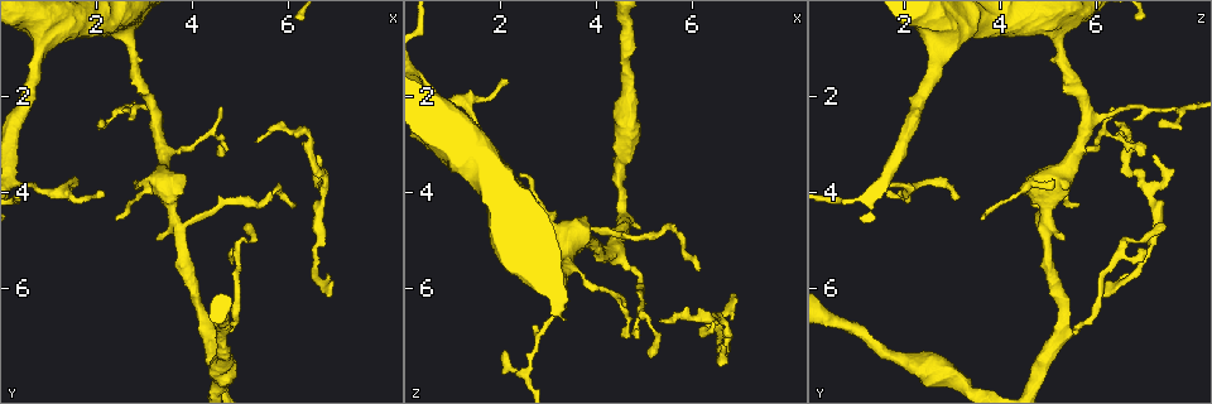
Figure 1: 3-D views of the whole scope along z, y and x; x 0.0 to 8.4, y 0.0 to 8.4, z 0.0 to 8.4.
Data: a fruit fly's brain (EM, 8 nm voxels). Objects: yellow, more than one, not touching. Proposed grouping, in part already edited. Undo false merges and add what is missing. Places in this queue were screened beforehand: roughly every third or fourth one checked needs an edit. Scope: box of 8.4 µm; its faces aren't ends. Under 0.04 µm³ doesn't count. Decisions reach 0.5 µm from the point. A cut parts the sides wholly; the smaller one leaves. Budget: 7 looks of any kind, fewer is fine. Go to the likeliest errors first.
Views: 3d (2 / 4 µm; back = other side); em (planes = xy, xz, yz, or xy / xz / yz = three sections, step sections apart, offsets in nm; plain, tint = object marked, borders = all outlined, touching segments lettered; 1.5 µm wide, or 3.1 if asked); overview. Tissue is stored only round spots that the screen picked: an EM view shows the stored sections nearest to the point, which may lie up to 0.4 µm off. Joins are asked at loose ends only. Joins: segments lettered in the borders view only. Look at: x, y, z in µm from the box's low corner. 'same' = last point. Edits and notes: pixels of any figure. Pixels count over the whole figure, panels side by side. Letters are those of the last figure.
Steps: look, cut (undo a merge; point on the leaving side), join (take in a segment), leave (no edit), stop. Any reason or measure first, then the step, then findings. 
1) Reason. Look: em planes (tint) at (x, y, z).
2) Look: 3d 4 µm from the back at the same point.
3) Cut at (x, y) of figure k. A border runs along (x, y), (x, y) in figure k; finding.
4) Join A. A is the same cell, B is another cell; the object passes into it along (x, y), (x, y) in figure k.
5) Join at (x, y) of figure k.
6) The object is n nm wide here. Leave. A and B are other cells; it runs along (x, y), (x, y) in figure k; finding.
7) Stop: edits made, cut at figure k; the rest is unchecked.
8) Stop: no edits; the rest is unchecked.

Branch stops here. Look: em planes (borders) at (2.05, 2.55, 7.25).

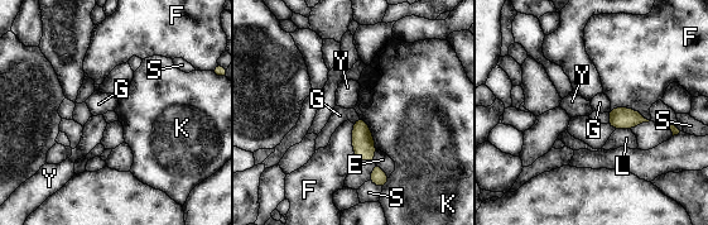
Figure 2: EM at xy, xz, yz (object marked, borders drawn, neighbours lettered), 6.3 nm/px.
Leave. E, F, G, K, L, S and Y are other cells; a border runs along (610, 108), (634, 109), (649, 120) in figure 2; no lettered segment goes on from it.

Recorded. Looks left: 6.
Thin end. Look: 3d 2 µm at (6.20, 4.25, 5.60).

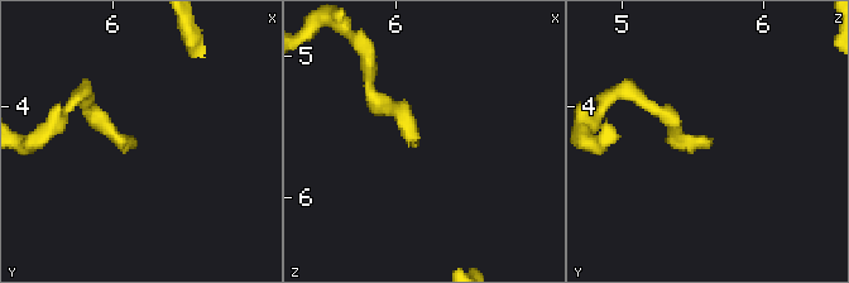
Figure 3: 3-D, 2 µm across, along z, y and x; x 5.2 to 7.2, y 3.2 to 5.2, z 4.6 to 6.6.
Look: em planes (borders) at (6.16, 4.32, 5.60).

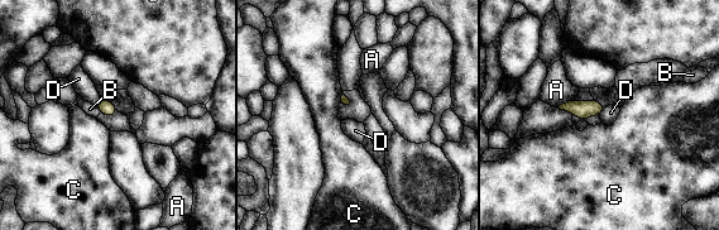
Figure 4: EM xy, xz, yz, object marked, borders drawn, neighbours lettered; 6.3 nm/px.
Leave. A, B, C and D are other cells; a border runs along (605, 106), (600, 115) in figure 4; no lettered segment goes on from it.

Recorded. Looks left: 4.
Calibre changes. Look: em xz step 4 (borders) at (3.70, 4.70, 4.90).

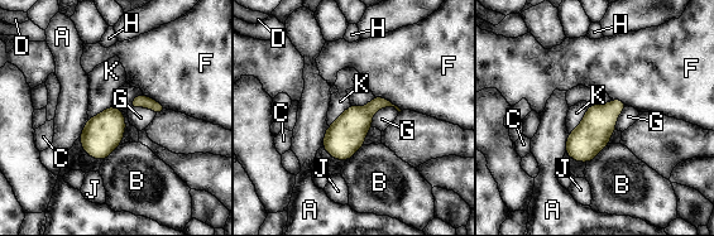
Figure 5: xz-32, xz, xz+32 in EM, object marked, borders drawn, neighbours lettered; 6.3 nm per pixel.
The longest contact is with K, 240 nm. Leave. A, B, C, D, F, G, H, J and K are other cells; one neuron here.

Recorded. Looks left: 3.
Stop: no edits; the rest is unchecked.

